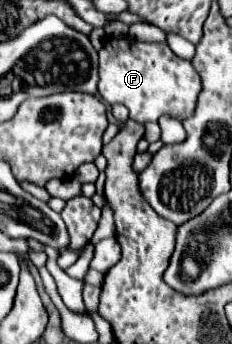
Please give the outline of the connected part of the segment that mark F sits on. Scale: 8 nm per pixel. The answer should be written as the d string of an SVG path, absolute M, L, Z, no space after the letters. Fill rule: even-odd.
M109 37L99 51L99 95L111 105L123 103L133 121L157 121L161 115L173 115L183 121L193 113L199 91L199 75L191 63L179 59L169 45L143 43L133 37Z

